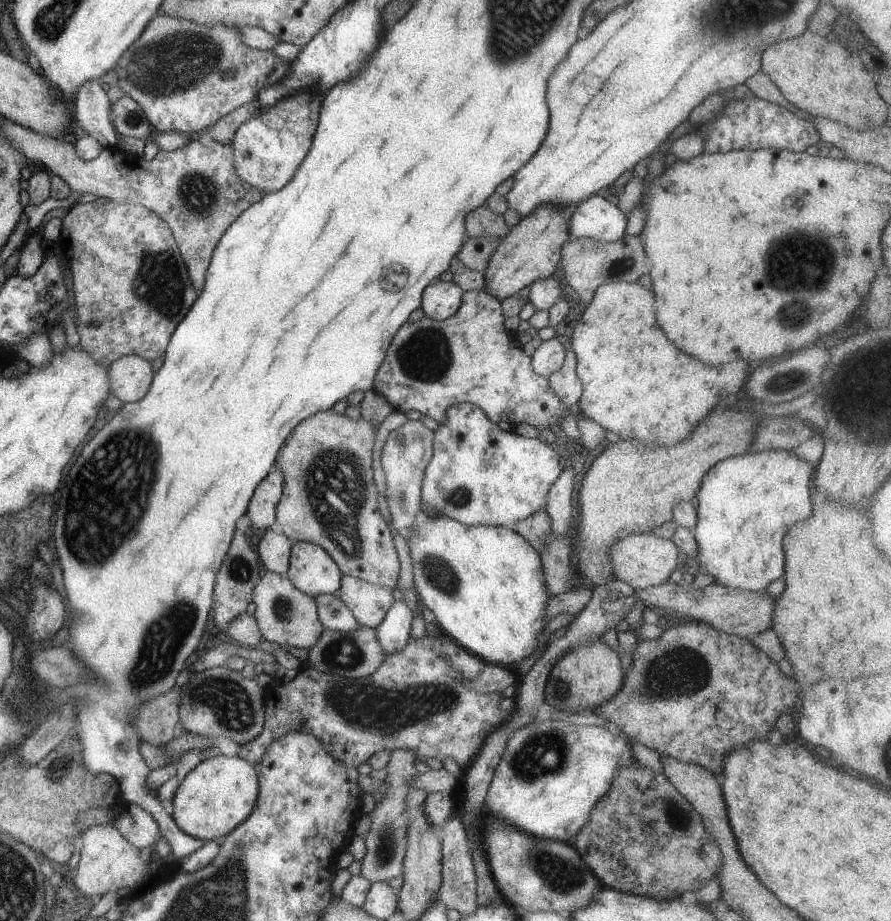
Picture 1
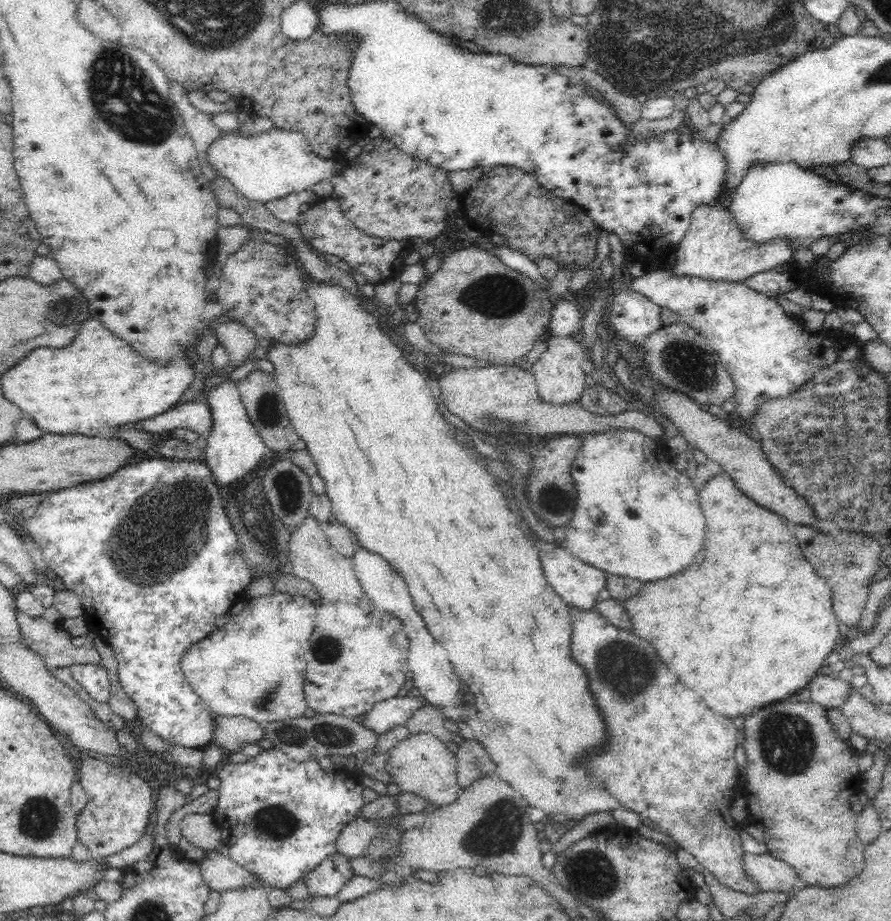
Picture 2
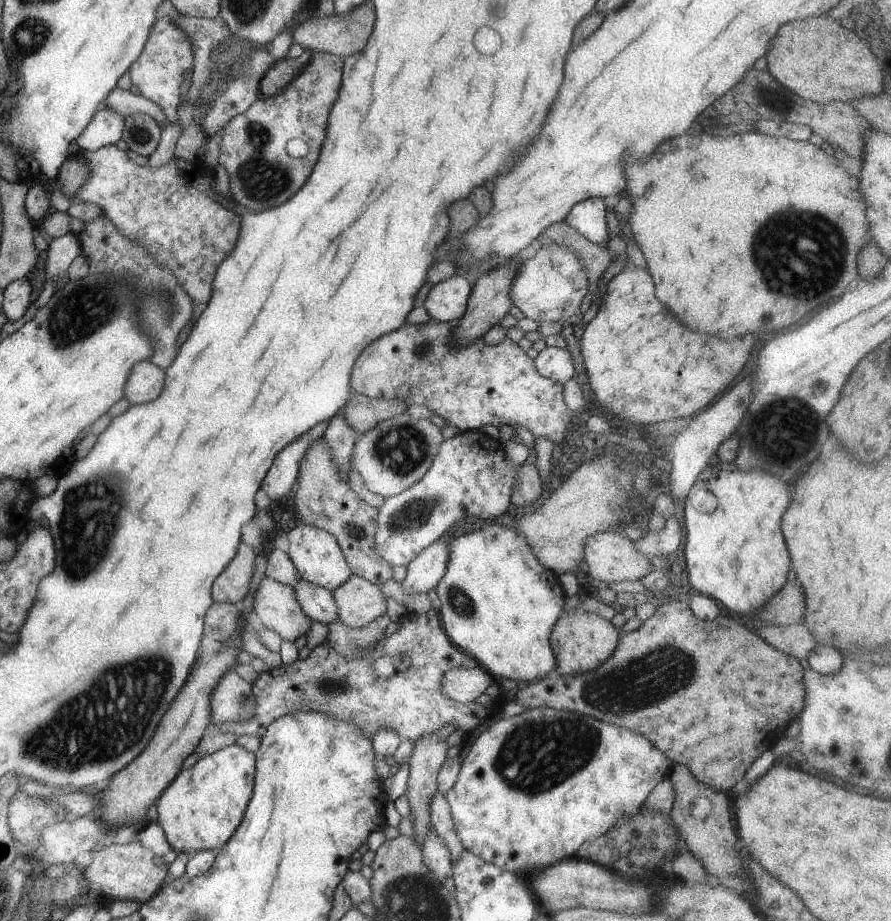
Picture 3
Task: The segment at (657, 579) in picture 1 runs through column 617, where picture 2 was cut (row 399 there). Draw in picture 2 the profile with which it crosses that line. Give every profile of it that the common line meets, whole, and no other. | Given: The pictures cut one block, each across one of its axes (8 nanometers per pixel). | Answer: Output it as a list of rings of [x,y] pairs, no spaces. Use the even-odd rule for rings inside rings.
[[[551,335],[547,340],[547,350],[540,356],[540,360],[533,366],[533,377],[537,388],[537,396],[544,404],[564,406],[579,402],[587,388],[584,383],[585,373],[580,368],[582,361],[587,357],[581,340],[576,337]]]

